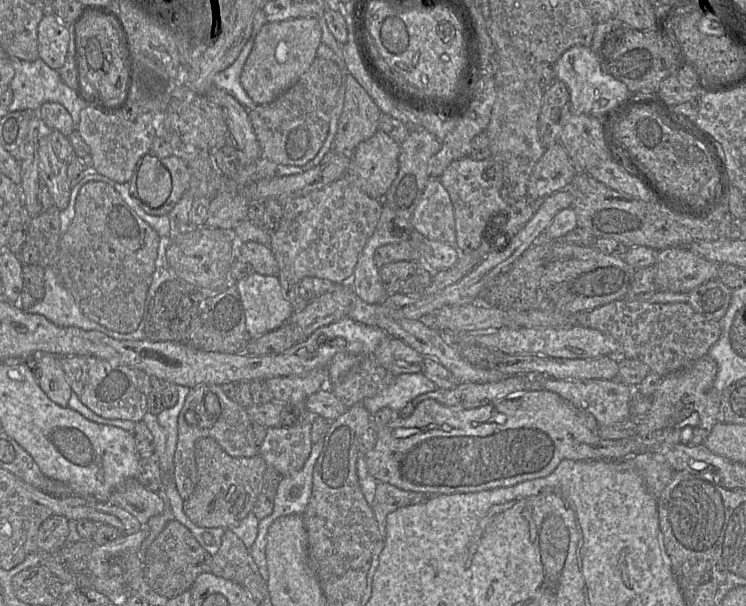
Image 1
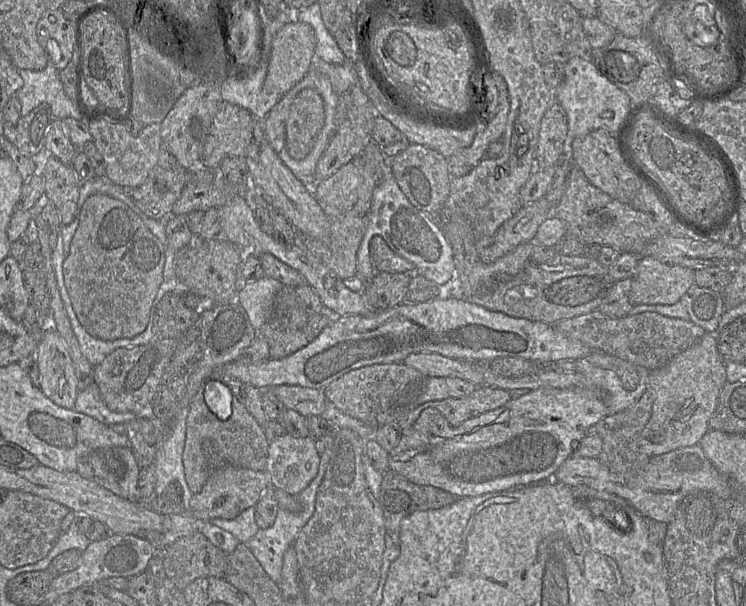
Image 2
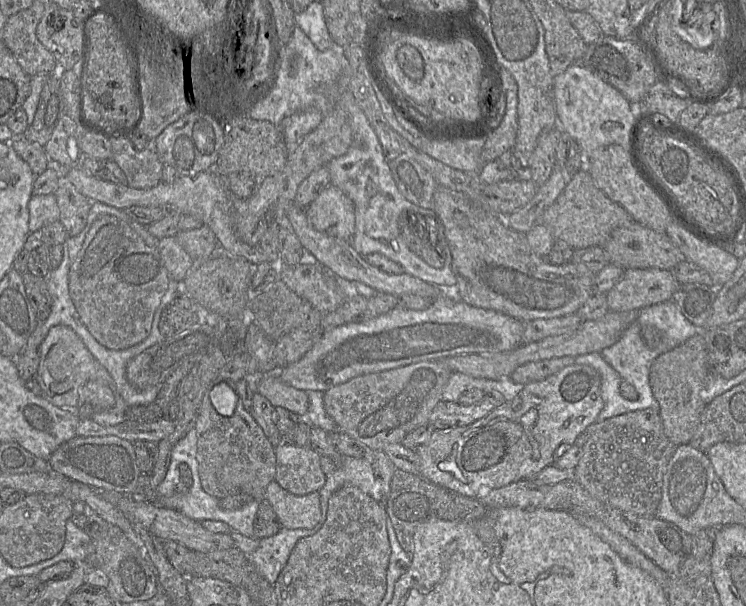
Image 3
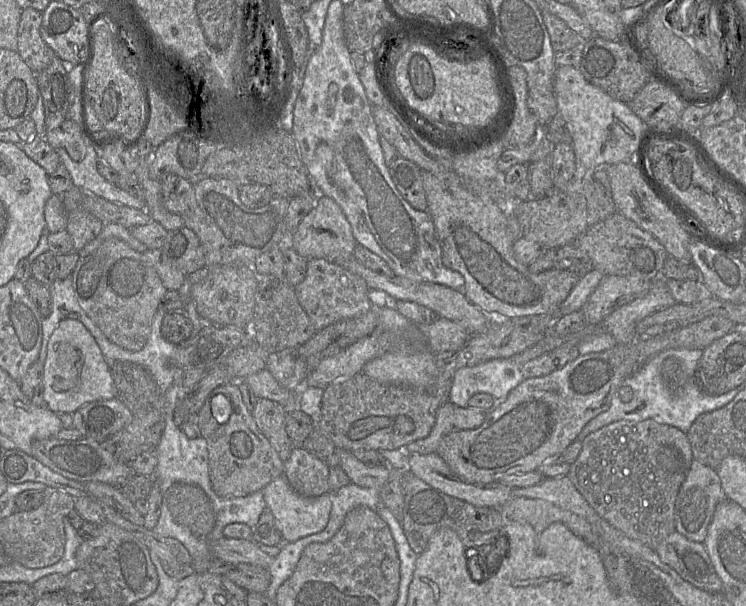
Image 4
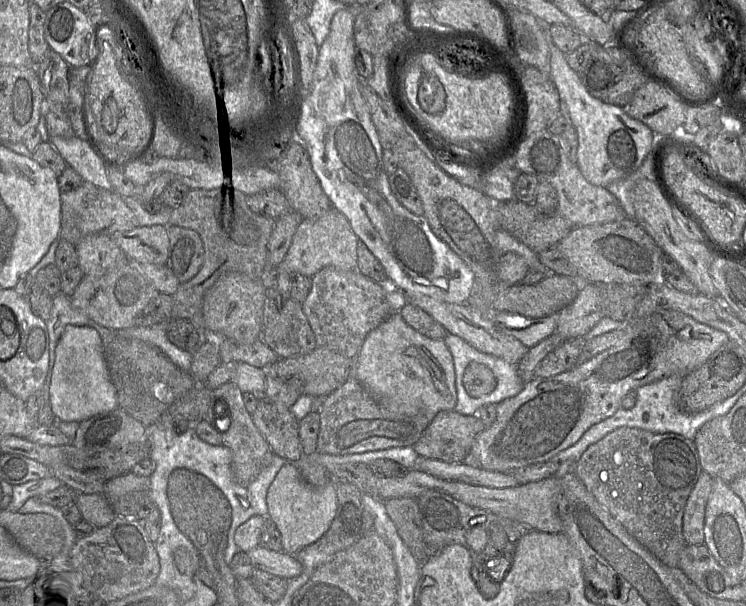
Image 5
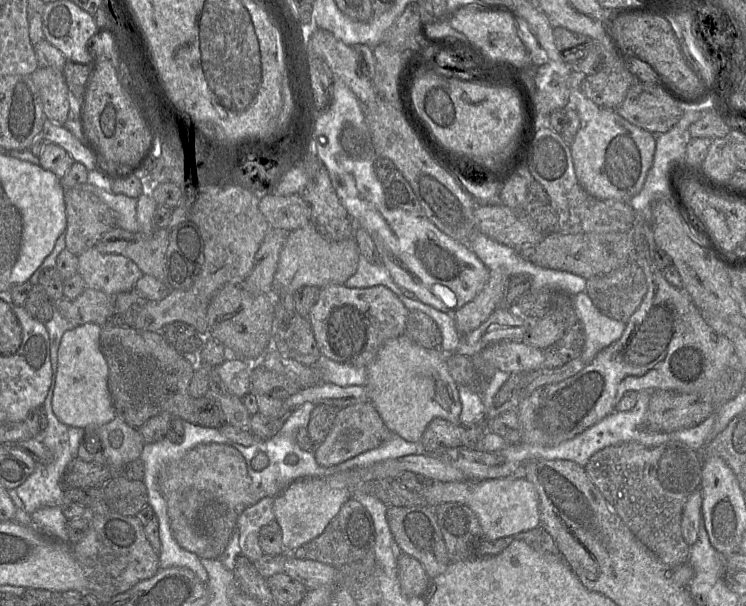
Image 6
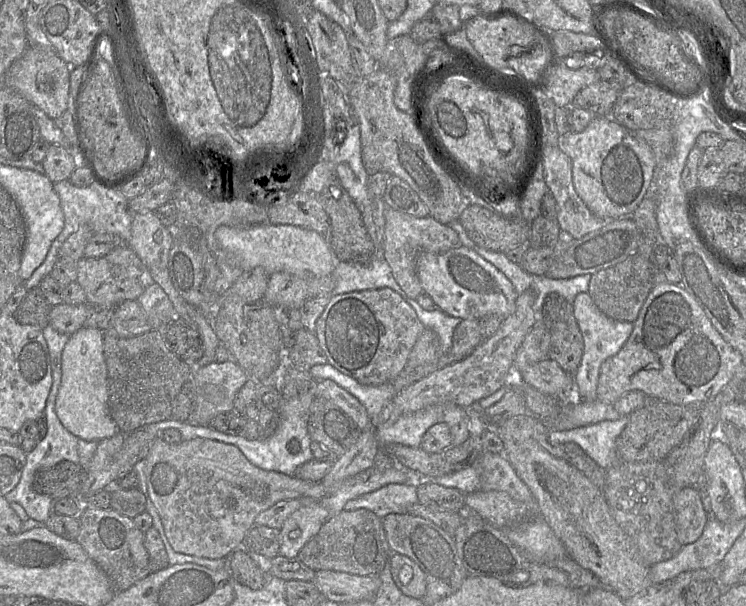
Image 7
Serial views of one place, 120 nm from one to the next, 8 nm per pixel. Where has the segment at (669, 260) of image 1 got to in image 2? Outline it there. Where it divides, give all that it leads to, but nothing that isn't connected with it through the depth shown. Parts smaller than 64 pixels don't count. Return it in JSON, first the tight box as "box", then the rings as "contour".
{"box":[628,256,696,304],"contour":[[[640,256],[628,295],[630,304],[675,304],[696,285],[695,270]]]}

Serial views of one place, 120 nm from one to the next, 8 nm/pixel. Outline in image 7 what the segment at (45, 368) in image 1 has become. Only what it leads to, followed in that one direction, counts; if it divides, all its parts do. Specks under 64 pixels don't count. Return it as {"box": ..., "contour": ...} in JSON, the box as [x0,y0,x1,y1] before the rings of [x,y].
{"box":[55,327,118,442],"contour":[[[82,327],[71,334],[62,352],[61,370],[61,385],[55,402],[55,411],[61,424],[79,439],[90,442],[99,442],[118,433],[109,411],[104,332]]]}

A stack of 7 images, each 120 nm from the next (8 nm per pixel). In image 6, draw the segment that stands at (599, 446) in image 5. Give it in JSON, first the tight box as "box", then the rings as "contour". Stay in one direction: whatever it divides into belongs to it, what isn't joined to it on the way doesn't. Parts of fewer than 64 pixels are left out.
{"box":[584,442,702,568],"contour":[[[624,442],[594,453],[584,467],[611,509],[662,562],[676,568],[687,563],[690,546],[682,535],[682,513],[688,497],[702,483],[701,454],[682,442],[654,448]]]}

